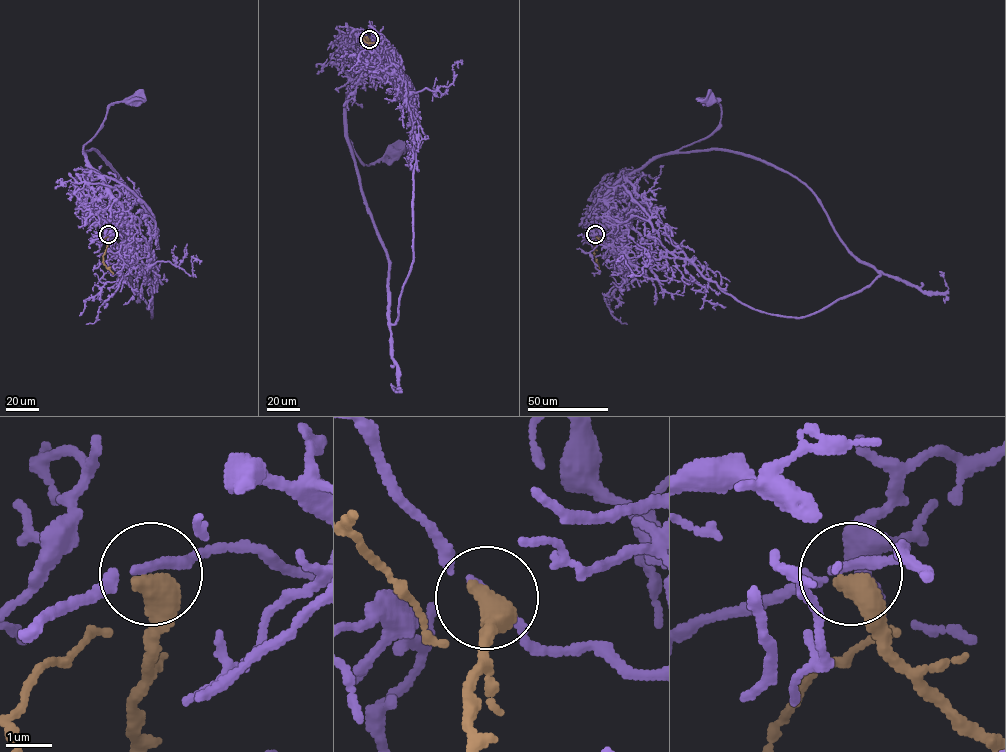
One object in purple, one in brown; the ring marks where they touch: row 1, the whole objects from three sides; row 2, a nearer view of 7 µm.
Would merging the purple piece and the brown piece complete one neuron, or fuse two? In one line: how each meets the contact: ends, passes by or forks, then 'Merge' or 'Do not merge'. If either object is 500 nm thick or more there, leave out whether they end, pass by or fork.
Do not merge

